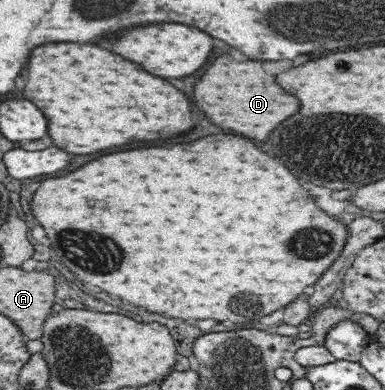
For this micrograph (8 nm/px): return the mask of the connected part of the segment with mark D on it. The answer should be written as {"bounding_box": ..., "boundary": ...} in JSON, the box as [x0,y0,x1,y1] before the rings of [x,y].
{"bounding_box":[193,55,299,141],"boundary":[[[221,55],[205,67],[193,85],[193,103],[211,123],[261,141],[265,141],[281,121],[299,111],[299,101],[283,91],[275,79],[261,69],[259,61],[235,61],[231,55]]]}

